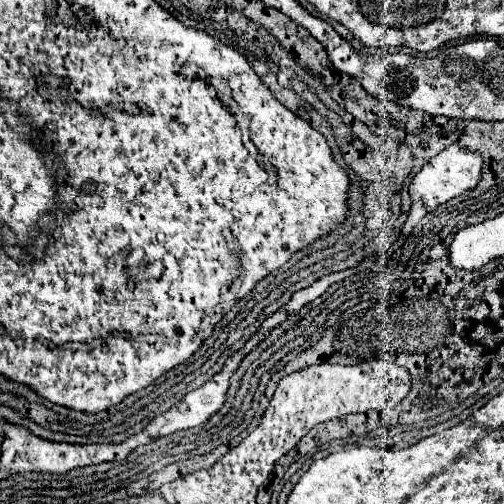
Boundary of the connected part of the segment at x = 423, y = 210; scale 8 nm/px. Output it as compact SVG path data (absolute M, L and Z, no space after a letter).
M458 144L446 146L438 156L434 156L412 180L410 186L410 196L412 196L412 208L408 214L408 220L402 228L402 234L410 234L410 230L426 216L430 214L436 206L448 202L450 198L456 198L460 194L464 194L466 190L472 190L480 178L482 178L482 166L484 160L478 152L472 152L468 148L460 148Z

